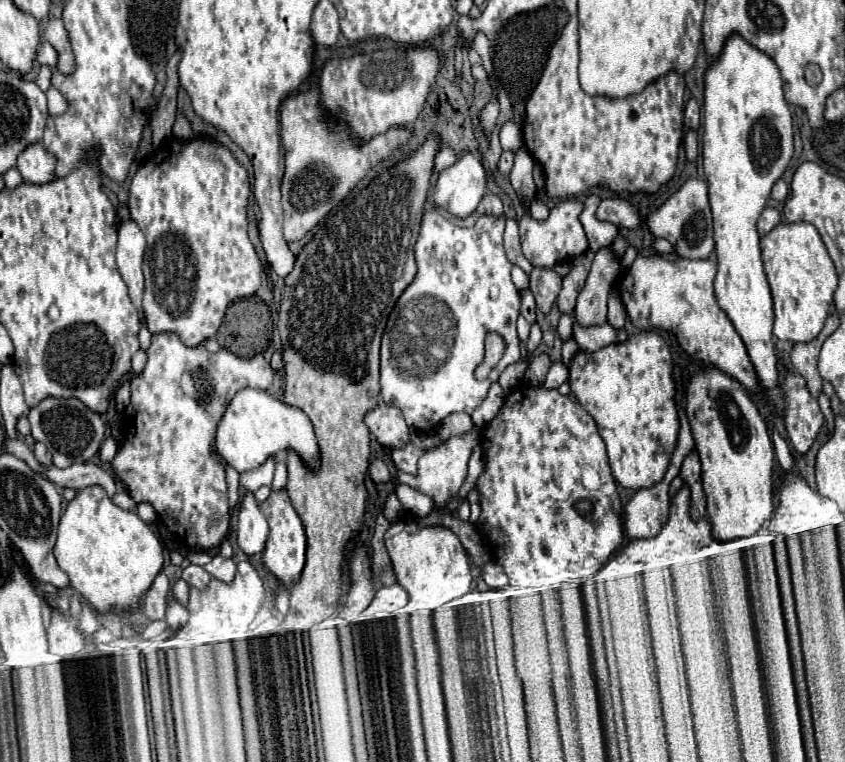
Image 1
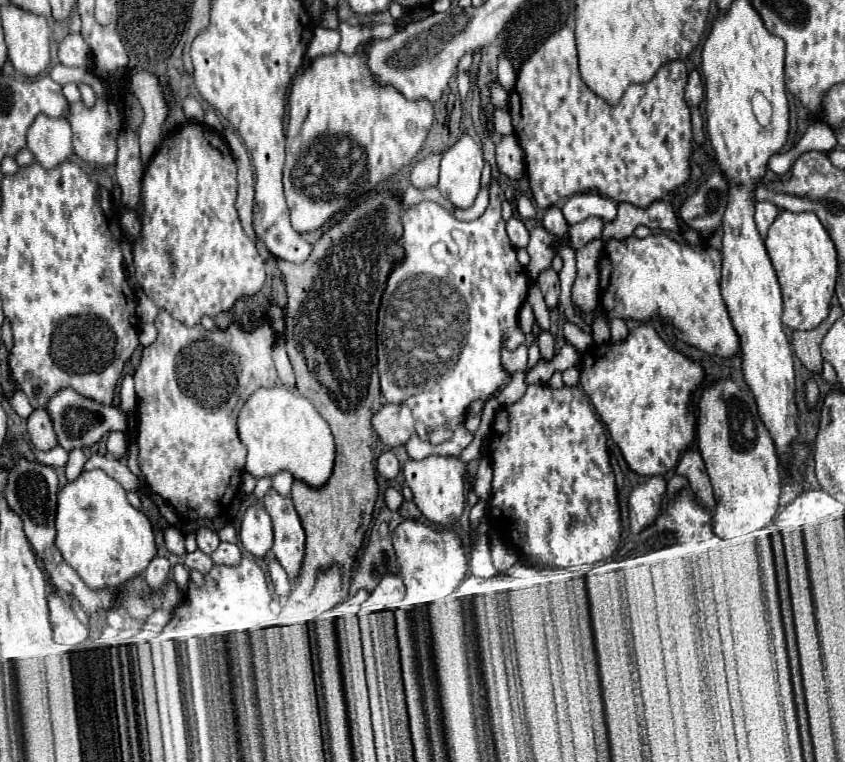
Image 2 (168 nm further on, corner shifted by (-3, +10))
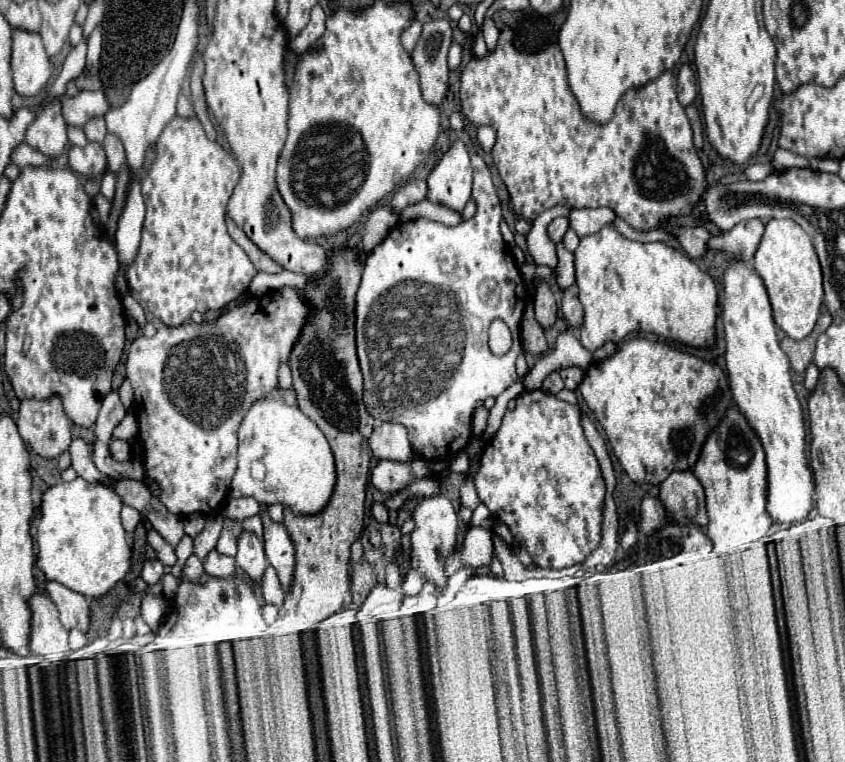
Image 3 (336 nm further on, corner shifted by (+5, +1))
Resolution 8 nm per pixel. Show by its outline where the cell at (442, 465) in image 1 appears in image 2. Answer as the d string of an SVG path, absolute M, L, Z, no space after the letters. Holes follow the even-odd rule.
M430 455L422 461L406 461L402 471L406 477L406 483L410 485L412 493L414 493L414 503L418 505L418 509L422 511L422 515L426 519L430 519L432 523L440 523L440 525L450 525L456 519L460 519L464 503L466 503L466 489L464 489L464 481L466 481L466 463L452 455L452 457L440 457L440 455Z

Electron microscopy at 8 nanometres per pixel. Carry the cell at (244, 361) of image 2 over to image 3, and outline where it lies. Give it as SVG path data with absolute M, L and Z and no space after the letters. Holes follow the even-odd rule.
M284 286L280 290L274 290L272 294L256 300L248 300L240 306L234 306L230 308L228 312L224 312L222 316L218 316L214 322L202 322L202 324L194 324L192 320L186 320L184 324L180 326L166 326L158 320L154 320L154 324L158 326L158 332L156 336L152 338L146 338L146 336L138 336L130 350L128 350L128 360L126 360L126 376L128 380L132 382L132 388L134 388L134 414L138 418L138 438L142 440L142 448L144 448L144 472L146 476L150 476L152 480L158 480L160 486L162 486L162 496L160 496L160 502L176 516L184 518L184 516L190 516L194 512L200 512L200 514L206 514L206 516L212 516L216 514L224 500L228 498L228 490L230 490L230 482L232 482L232 476L234 476L234 470L236 470L236 448L238 448L238 428L240 428L240 422L244 418L244 414L250 410L250 406L264 398L266 394L270 394L272 390L278 388L278 366L282 362L288 362L290 358L290 352L298 340L298 336L302 334L302 328L304 324L310 320L312 316L312 306L302 298L302 294L296 290L296 288L290 288L290 286Z

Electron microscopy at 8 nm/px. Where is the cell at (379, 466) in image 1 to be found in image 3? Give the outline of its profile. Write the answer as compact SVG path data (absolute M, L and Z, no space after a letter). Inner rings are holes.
M414 458L412 462L396 462L396 460L380 460L372 470L372 484L386 494L396 494L404 490L410 482L432 476L432 470L426 460Z

